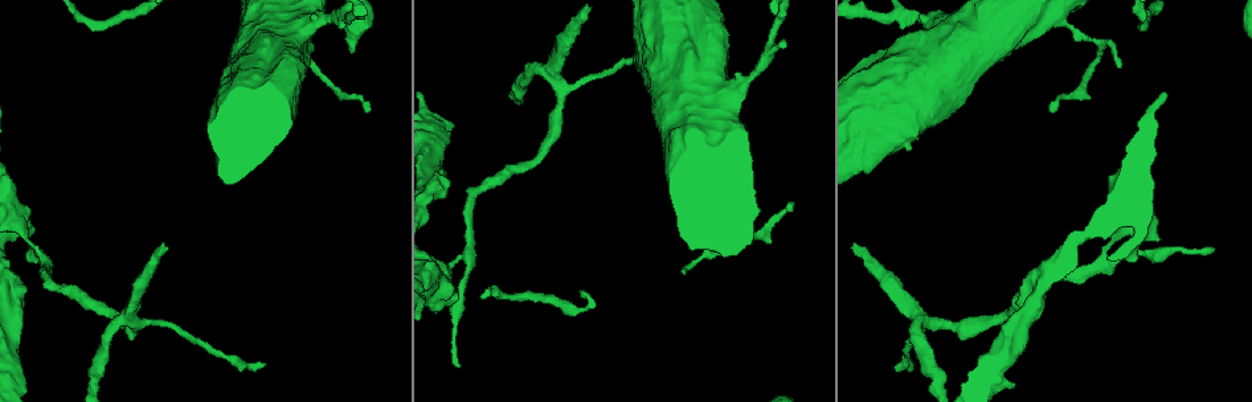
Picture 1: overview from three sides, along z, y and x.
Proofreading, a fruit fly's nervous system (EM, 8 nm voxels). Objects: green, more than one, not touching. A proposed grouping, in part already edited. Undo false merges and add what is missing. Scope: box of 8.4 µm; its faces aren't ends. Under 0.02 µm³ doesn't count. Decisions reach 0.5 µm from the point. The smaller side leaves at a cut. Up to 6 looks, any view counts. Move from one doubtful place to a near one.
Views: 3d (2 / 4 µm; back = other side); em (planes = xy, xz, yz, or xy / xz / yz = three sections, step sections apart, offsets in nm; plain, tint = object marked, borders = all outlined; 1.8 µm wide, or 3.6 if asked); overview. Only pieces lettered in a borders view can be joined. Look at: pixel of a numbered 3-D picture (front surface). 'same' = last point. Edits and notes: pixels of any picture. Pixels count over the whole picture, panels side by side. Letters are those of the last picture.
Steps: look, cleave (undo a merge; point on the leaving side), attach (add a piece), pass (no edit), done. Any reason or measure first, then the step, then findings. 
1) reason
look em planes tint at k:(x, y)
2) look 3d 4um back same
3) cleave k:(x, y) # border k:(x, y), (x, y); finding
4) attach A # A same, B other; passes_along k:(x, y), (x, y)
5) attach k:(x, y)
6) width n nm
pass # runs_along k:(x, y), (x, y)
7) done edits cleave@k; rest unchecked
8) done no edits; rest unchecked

thin neck
look 3d 4um at 1:(696, 209)

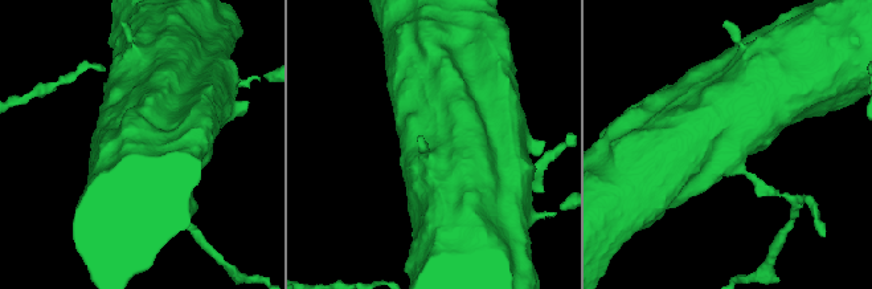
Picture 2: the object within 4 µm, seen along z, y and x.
look em 3.6um planes tint at 2:(731, 162)

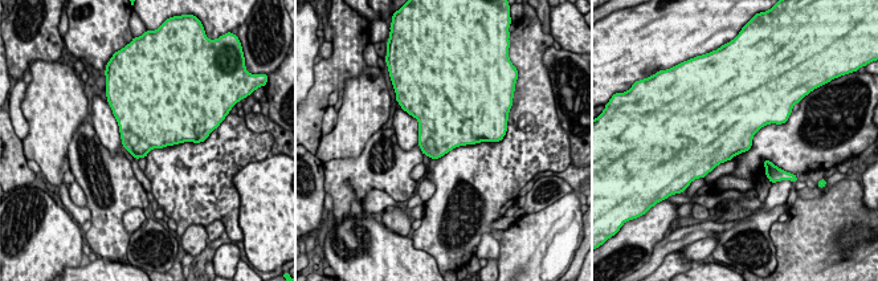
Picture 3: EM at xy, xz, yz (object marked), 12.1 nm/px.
see the neighbours
look em 3.6um planes borders same

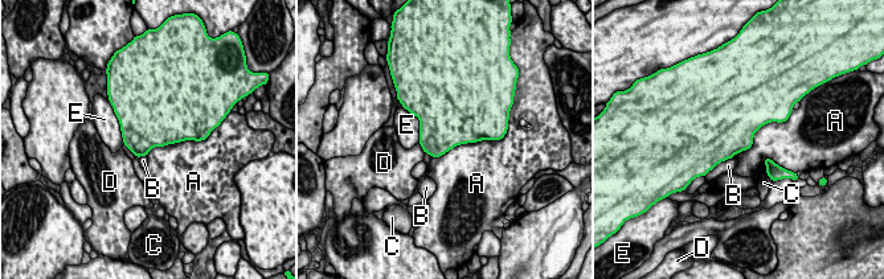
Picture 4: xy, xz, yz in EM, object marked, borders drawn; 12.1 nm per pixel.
pass # A other, B other, C other, D other, E other; border 4:(782, 120), (732, 156); continuous, no second cell

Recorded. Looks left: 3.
look em planes borders at 1:(793, 204)

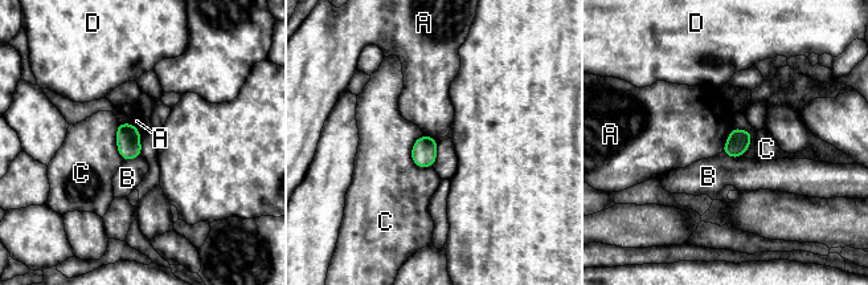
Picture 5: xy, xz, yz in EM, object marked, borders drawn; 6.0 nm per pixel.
pass # A other, B other, C other, D other; none of them fits

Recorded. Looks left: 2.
looks like a crossing
look em xy step 8 tint at 1:(552, 73)

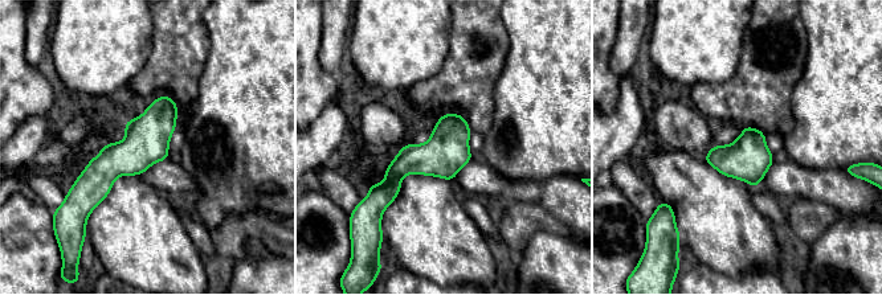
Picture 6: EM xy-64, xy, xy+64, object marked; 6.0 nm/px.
look em planes borders same

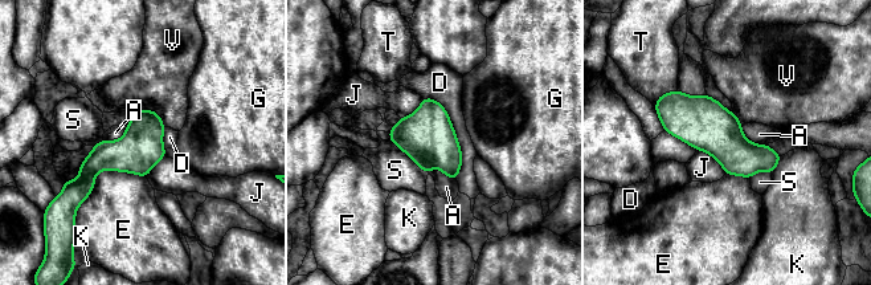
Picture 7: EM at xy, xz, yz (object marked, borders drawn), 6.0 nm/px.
pass # A other, D other, E other, G other, J other, K other, S other, T other, V other; continuous, no second cell

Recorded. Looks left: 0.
done no edits; rest unchecked

